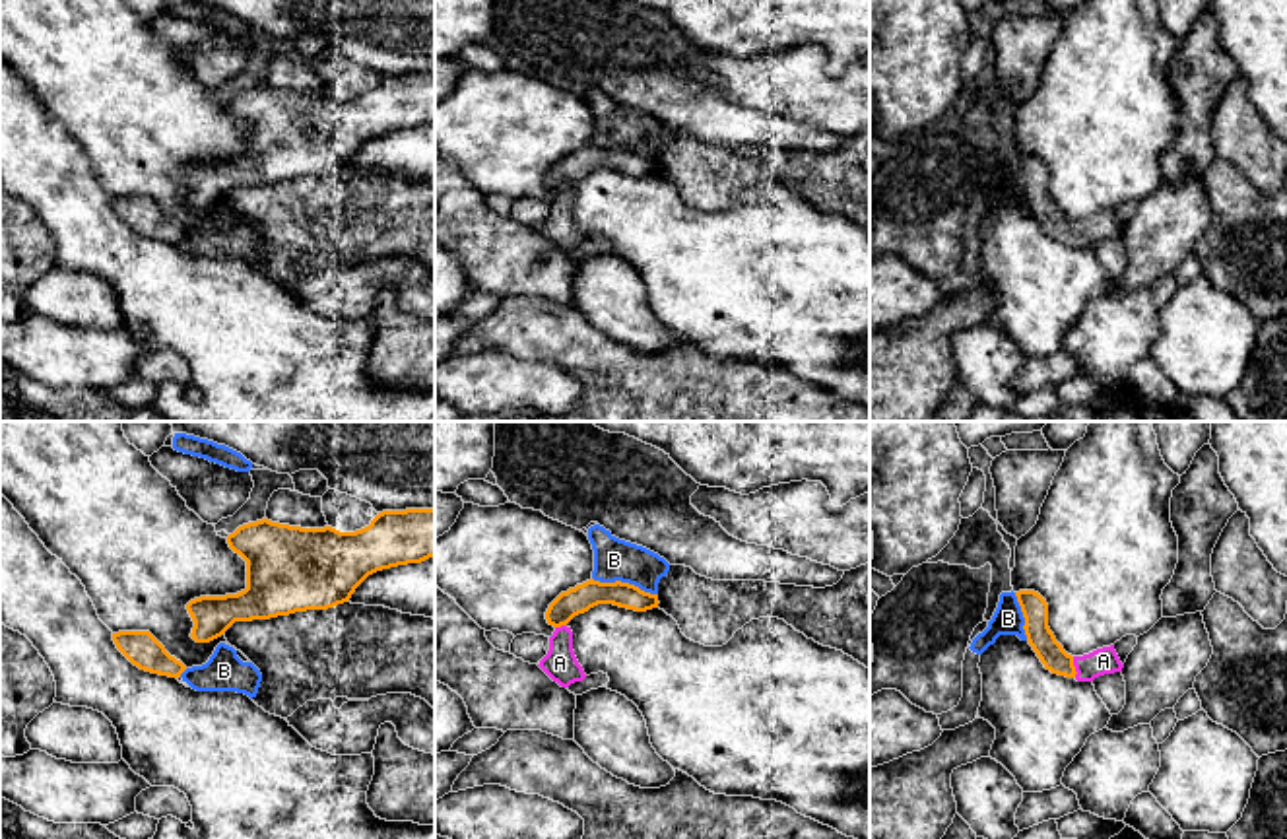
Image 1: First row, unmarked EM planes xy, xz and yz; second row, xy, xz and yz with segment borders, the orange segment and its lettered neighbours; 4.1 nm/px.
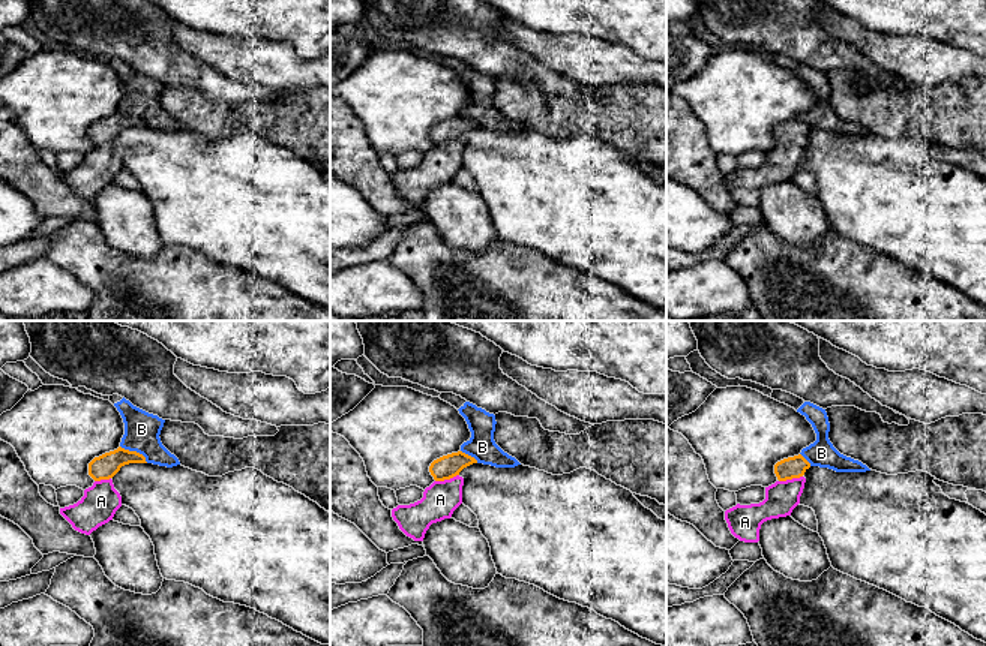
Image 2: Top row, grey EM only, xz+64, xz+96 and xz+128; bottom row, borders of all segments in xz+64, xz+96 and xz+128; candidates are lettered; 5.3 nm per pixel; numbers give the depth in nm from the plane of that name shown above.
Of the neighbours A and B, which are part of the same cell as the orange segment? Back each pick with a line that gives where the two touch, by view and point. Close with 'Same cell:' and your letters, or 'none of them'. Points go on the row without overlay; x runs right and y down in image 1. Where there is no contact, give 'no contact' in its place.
A: meets orange in yz at (1074, 232)
Same cell: A

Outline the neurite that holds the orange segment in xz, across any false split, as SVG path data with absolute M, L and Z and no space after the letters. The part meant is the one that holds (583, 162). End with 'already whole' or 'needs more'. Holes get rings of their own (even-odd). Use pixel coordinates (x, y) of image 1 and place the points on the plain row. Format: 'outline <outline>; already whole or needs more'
outline M586 146L561 157L547 173L545 185L555 192L549 202L549 216L540 225L540 233L561 252L569 252L575 247L586 243L573 216L573 196L567 190L575 181L588 177L598 169L613 169L619 173L646 177L658 173L658 159L641 155L629 148L600 148Z; needs more

